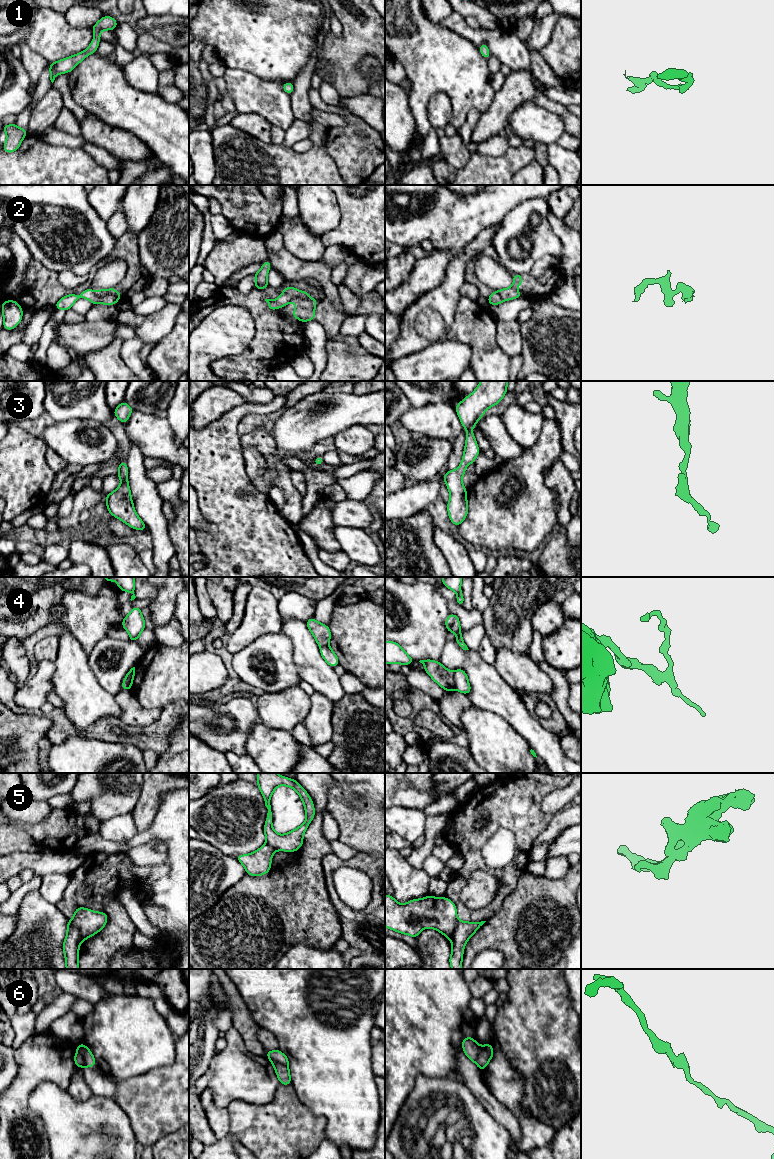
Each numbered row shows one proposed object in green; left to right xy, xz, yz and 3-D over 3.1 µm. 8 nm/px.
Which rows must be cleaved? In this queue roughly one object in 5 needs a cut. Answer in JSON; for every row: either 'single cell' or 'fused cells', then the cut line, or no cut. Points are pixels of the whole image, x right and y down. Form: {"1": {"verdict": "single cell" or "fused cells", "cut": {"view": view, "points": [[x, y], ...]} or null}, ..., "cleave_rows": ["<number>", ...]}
{"1": {"verdict": "single cell", "cut": null}, "2": {"verdict": "fused cells", "cut": {"view": "xy", "points": [[100, 295], [115, 295], [118, 298]]}}, "3": {"verdict": "single cell", "cut": null}, "4": {"verdict": "single cell", "cut": null}, "5": {"verdict": "fused cells", "cut": {"view": "xy", "points": [[69, 920], [78, 932], [79, 944]]}}, "6": {"verdict": "single cell", "cut": null}, "cleave_rows": ["2", "5"]}

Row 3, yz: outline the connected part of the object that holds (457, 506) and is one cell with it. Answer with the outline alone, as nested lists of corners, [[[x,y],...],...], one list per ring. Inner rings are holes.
[[[481,381],[469,396],[455,406],[462,426],[466,429],[466,443],[459,467],[456,470],[448,470],[442,477],[450,492],[448,516],[456,526],[459,526],[468,514],[467,489],[462,484],[462,477],[466,467],[472,464],[480,453],[475,433],[470,429],[476,428],[476,422],[488,408],[500,403],[507,392],[507,385],[508,381]]]

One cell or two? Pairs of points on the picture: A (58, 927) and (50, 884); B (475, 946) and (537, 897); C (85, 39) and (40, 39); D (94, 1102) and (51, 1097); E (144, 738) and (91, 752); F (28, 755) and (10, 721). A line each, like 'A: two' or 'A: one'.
A: two
B: one
C: one
D: one
E: two
F: one

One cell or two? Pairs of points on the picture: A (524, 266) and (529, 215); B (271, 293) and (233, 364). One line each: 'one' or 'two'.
A: one
B: one

